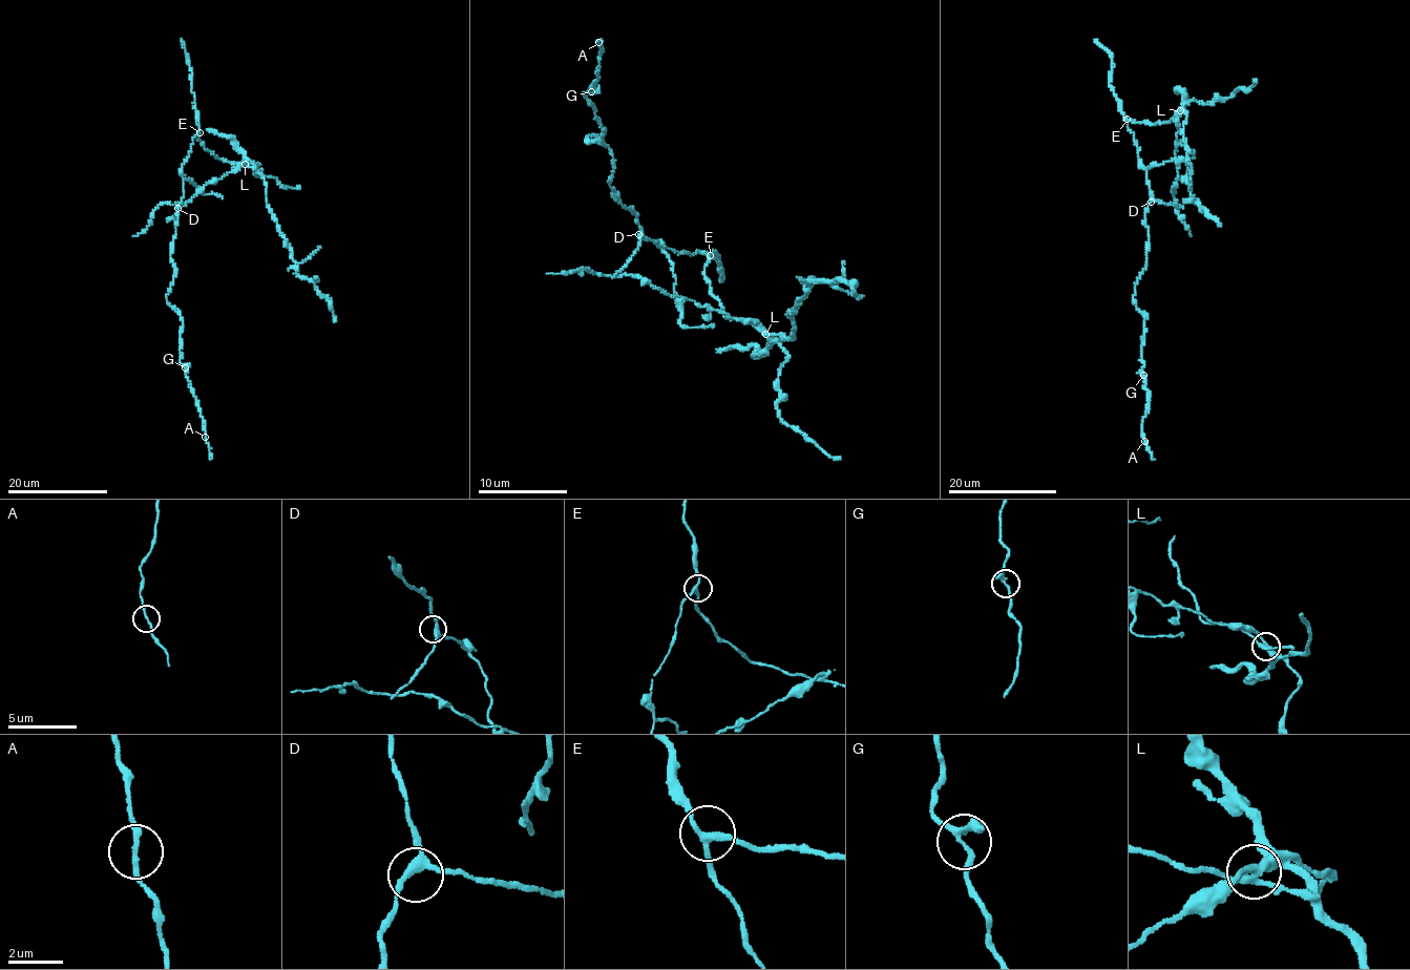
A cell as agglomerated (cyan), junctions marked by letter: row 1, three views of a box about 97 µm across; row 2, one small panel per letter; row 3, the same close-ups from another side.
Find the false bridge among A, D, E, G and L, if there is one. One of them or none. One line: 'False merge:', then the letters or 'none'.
False merge: L

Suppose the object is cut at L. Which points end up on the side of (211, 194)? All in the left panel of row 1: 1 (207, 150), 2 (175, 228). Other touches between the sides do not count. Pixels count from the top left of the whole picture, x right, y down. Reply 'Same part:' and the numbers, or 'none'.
Same part: 1, 2

